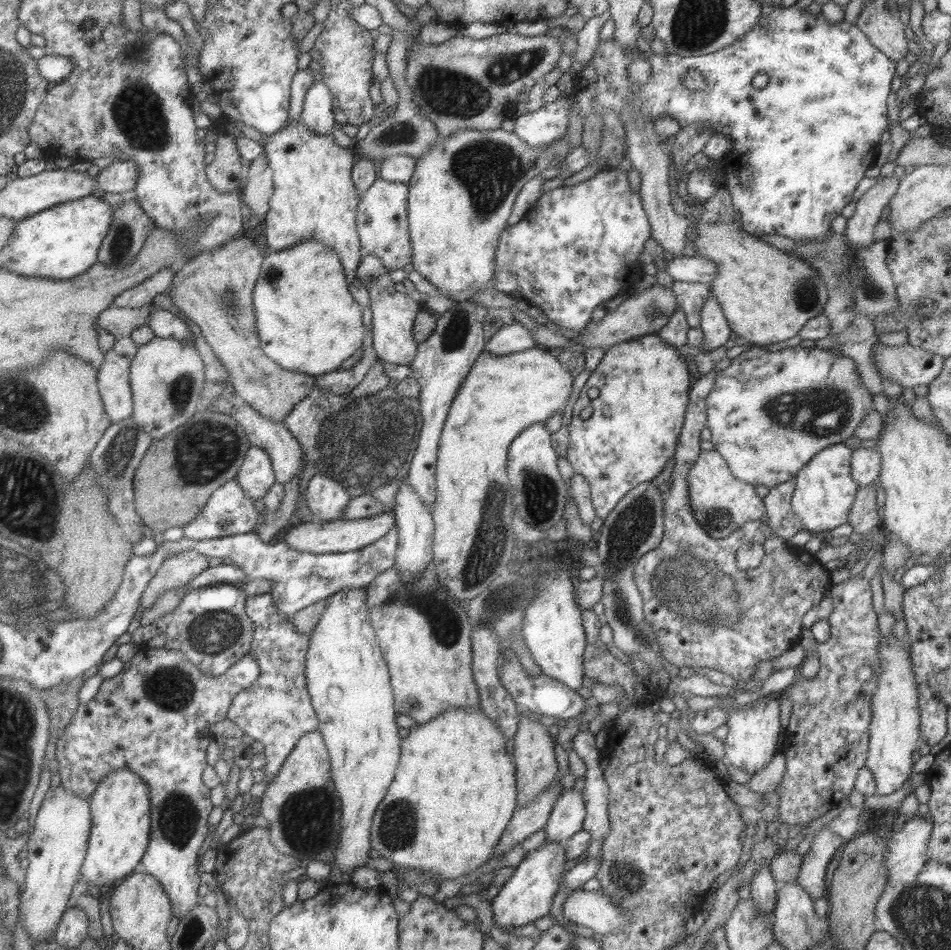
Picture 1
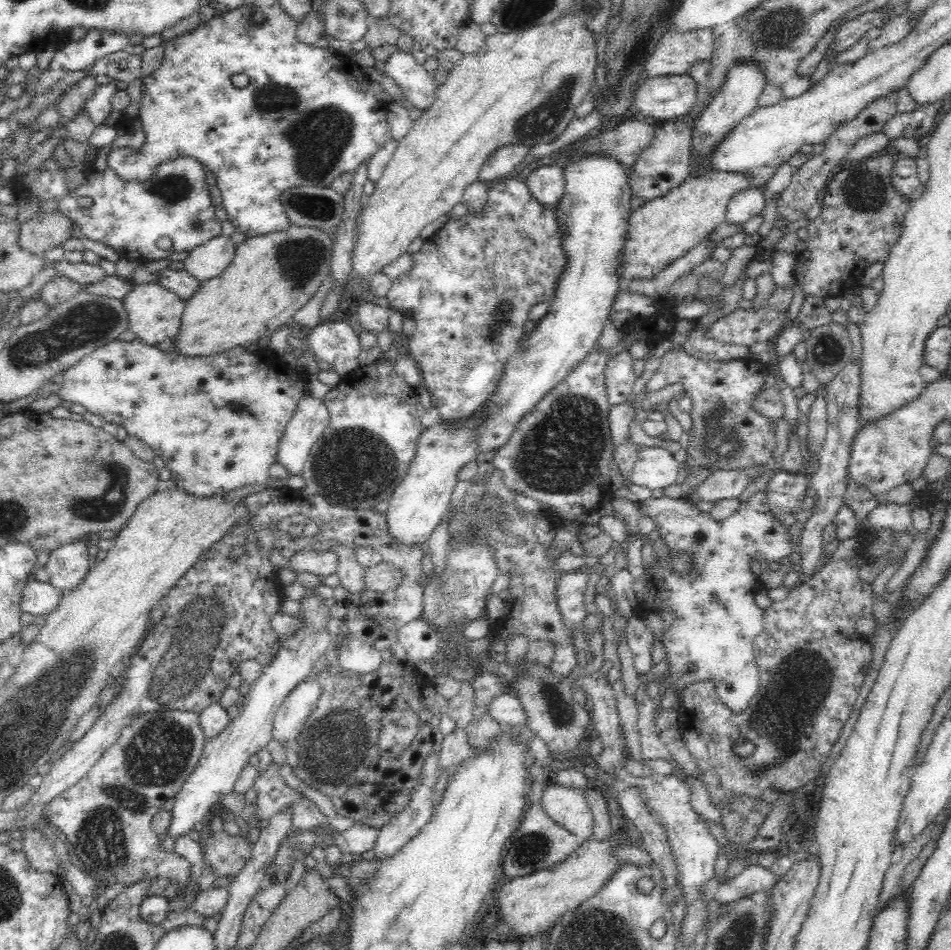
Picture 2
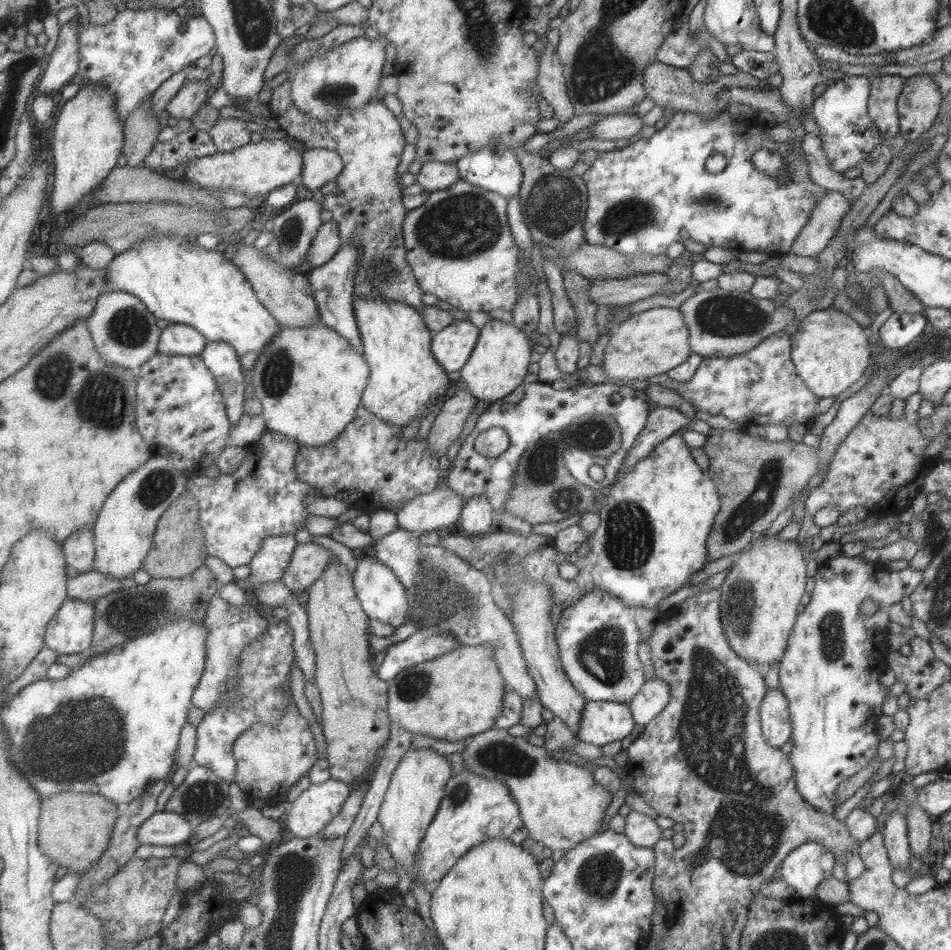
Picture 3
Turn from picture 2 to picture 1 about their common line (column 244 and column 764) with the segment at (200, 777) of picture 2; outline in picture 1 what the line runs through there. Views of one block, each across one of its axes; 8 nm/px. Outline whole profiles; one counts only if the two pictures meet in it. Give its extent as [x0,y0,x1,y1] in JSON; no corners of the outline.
[722,692,781,776]

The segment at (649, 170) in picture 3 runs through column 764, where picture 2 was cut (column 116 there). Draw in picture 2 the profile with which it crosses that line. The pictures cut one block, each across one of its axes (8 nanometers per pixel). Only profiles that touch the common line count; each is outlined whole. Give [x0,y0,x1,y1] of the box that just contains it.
[53,124,221,262]

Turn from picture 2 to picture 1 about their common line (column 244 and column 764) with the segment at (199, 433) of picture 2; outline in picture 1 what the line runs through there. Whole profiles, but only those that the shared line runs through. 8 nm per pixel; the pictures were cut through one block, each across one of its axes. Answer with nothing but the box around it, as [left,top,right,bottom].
[706,345,873,489]

